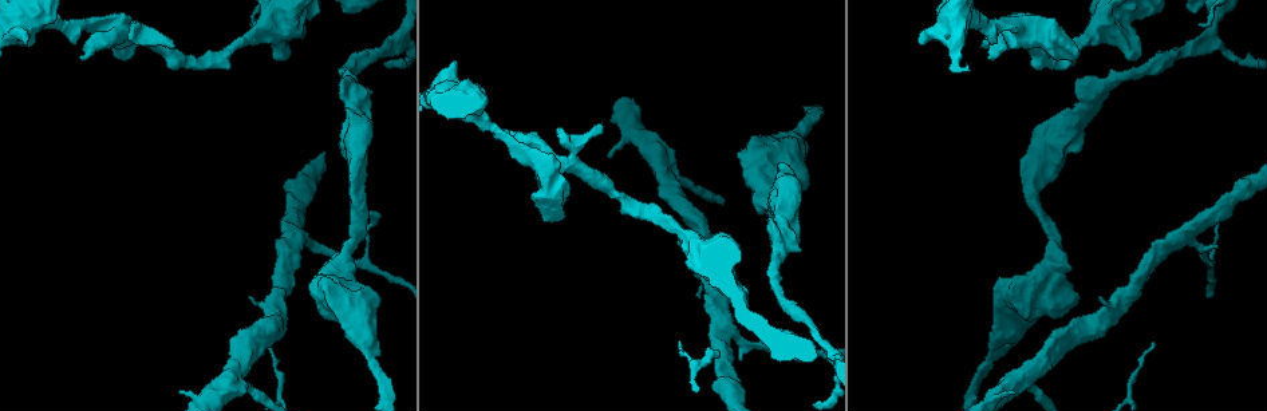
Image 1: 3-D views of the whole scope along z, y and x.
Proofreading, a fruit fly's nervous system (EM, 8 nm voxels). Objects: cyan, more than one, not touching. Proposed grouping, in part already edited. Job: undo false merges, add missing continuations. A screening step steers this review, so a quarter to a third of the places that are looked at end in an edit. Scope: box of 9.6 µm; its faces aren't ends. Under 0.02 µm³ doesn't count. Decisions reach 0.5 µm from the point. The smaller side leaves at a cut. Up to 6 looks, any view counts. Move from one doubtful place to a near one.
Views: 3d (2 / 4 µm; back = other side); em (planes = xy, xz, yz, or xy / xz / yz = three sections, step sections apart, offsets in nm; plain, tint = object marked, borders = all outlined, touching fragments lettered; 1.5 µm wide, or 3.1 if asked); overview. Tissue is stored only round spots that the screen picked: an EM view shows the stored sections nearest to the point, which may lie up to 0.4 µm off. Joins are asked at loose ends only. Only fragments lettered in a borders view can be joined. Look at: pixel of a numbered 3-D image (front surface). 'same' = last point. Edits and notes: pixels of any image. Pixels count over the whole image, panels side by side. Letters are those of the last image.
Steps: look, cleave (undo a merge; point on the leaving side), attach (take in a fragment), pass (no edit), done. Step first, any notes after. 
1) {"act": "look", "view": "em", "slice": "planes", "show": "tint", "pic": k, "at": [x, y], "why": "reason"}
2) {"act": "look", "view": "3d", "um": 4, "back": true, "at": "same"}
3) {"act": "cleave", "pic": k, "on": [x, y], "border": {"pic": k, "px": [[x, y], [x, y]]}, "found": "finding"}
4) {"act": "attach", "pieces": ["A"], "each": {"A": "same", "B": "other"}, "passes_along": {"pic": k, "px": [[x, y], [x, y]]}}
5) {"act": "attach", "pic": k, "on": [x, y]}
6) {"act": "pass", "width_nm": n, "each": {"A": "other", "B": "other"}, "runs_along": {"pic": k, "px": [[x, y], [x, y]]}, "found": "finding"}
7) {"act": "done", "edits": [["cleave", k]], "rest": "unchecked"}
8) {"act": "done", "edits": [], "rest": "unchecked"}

{"act": "look", "view": "em", "slice": "planes", "show": "borders", "pic": 1, "at": [453, 60], "why": "stops while still wide"}

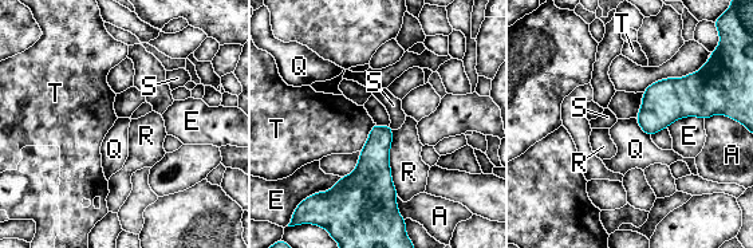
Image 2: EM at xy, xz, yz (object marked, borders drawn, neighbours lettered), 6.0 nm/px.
{"act": "pass", "each": {"A": "other", "E": "other", "Q": "other", "R": "other", "S": "other", "T": "other"}, "border": {"pic": 2, "px": [[375, 124], [366, 144], [359, 150]]}, "found": "no lettered fragment goes on from it"}

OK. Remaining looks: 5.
{"act": "look", "view": "em", "slice": "planes", "show": "borders", "pic": 1, "at": [988, 57]}

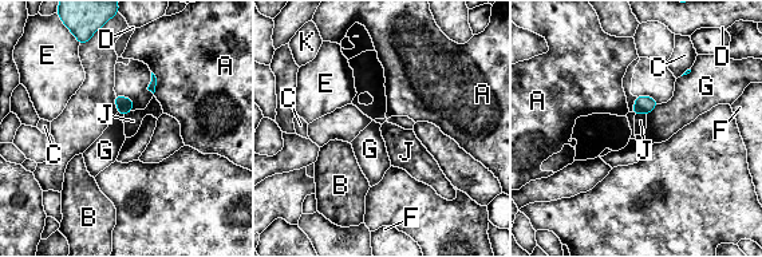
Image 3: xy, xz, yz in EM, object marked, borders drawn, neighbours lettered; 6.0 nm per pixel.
{"act": "pass", "longest_contact_nm": ["A", 140], "each": {"A": "other", "B": "other", "C": "other", "D": "other", "E": "other", "F": "other", "G": "other", "J": "other", "K": "other"}, "found": "no lettered fragment goes on from it"}

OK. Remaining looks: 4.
{"act": "look", "view": "em", "slice": "planes", "show": "borders", "pic": 1, "at": [995, 289], "why": "branch stops here"}

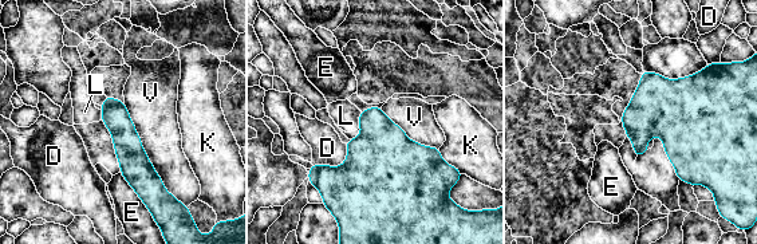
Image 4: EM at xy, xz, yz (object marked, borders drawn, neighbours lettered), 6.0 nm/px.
{"act": "pass", "longest_contact_nm": ["V", 650], "each": {"D": "other", "E": "other", "K": "other", "L": "other", "V": "other"}, "found": "none of them fits"}

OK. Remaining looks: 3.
{"act": "done", "edits": [], "rest": "unchecked"}

